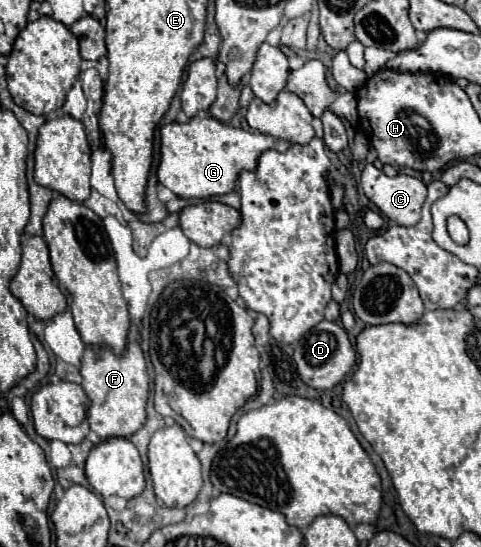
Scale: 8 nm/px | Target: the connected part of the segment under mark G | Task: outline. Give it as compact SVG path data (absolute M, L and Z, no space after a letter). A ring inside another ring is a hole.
M193 116L185 124L169 124L161 128L161 164L159 182L181 198L211 198L229 194L243 170L257 168L257 160L265 150L285 152L291 144L261 132L247 132L231 124L221 124L211 116Z

